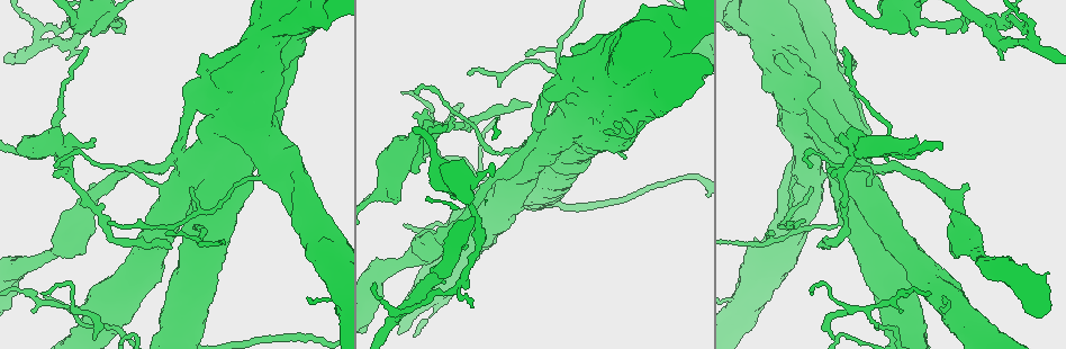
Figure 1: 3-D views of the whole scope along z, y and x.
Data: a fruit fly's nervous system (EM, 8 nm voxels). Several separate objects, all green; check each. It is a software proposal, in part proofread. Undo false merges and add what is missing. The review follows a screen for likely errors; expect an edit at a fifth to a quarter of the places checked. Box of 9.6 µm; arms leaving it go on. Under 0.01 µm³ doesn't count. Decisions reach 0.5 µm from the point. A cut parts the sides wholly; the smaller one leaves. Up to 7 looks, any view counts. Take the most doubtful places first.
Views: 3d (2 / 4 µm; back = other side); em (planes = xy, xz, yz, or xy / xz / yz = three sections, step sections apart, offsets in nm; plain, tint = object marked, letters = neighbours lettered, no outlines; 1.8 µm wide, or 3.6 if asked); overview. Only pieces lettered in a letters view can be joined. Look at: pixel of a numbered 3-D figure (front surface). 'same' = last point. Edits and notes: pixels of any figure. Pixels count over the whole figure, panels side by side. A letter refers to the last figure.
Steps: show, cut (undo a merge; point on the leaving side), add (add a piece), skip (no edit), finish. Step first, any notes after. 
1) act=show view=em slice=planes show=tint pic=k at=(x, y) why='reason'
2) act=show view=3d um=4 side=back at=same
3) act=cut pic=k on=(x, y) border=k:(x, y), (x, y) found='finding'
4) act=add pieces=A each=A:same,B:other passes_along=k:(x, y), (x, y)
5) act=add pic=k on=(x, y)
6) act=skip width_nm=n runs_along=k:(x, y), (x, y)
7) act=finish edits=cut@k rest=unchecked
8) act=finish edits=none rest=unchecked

act=show view=3d um=2 pic=1 at=(171, 246) why='an open end'

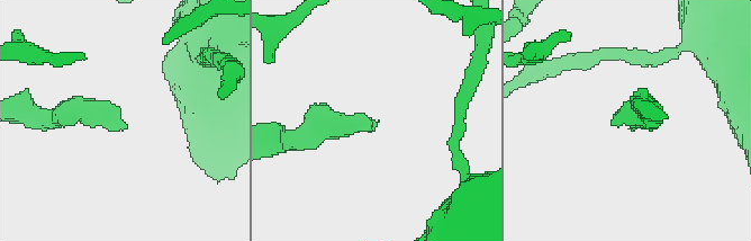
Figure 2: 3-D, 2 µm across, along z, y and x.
act=show view=em slice=yz step=4 show=tint pic=2 at=(126, 128) why='shape alone is not enough'

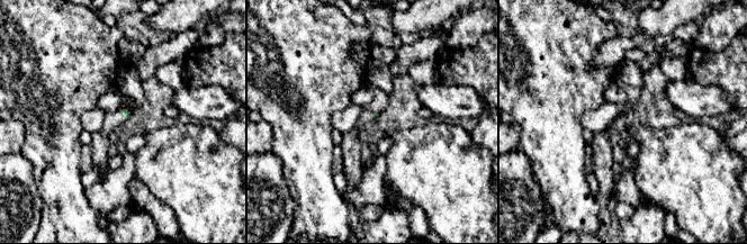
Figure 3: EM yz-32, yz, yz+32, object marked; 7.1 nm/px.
act=show view=em slice=xz step=16 show=letters at=same why='another direction'

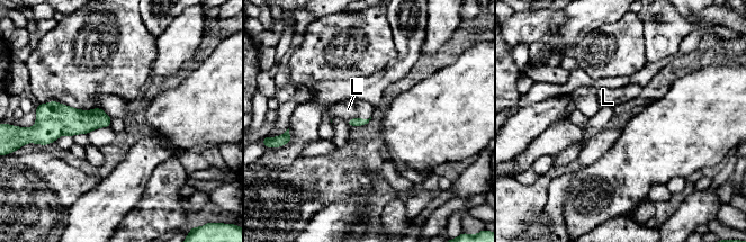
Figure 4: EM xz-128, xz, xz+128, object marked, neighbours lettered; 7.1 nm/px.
act=add pieces=L each=L:same passes_along=4:(354, 122), (353, 118), (348, 109) found='the cell continues'

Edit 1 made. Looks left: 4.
act=show view=overview

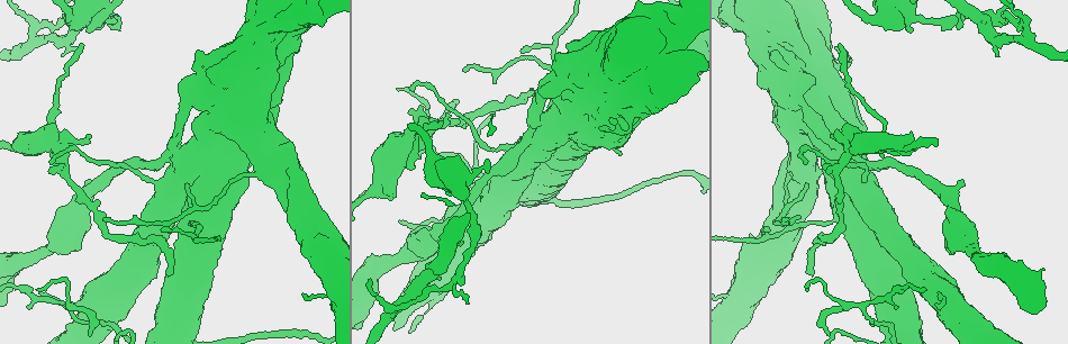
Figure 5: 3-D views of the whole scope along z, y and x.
act=show view=em slice=planes show=letters pic=5 at=(881, 158) why='an open end'

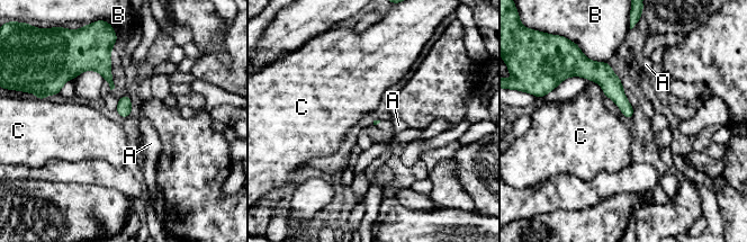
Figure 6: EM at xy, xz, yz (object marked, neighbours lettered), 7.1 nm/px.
act=skip each=A:other,B:other,C:other runs_along=6:(583, 66), (615, 91), (629, 115) found='none of them fits'

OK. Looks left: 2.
act=finish edits=add@4 rest=unchecked

